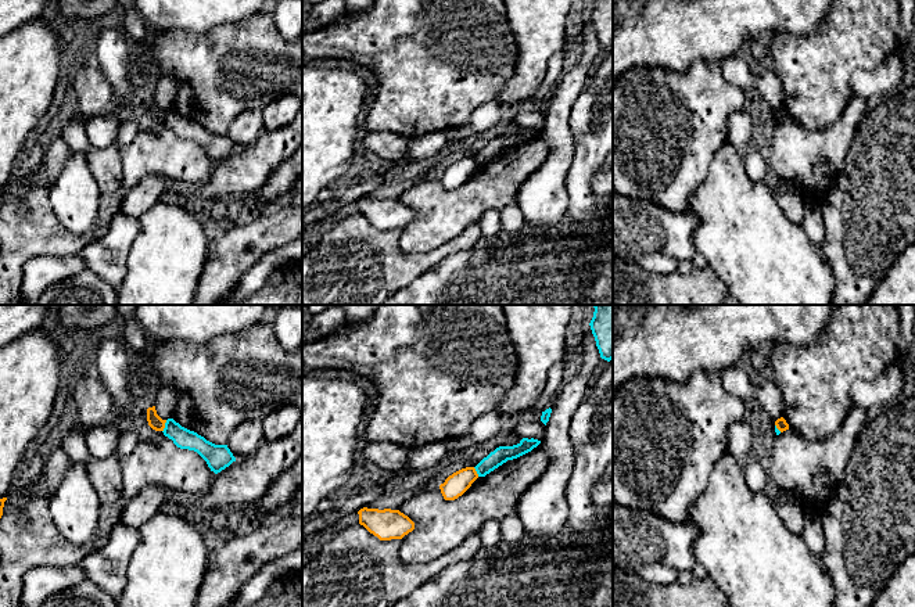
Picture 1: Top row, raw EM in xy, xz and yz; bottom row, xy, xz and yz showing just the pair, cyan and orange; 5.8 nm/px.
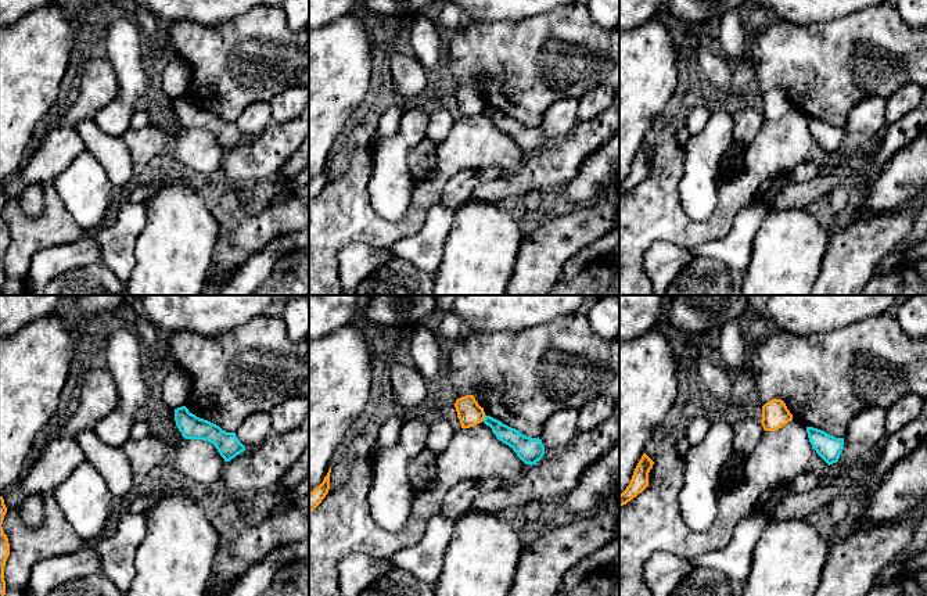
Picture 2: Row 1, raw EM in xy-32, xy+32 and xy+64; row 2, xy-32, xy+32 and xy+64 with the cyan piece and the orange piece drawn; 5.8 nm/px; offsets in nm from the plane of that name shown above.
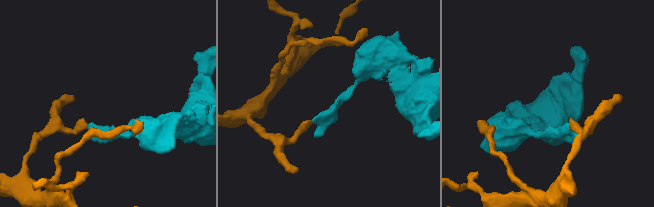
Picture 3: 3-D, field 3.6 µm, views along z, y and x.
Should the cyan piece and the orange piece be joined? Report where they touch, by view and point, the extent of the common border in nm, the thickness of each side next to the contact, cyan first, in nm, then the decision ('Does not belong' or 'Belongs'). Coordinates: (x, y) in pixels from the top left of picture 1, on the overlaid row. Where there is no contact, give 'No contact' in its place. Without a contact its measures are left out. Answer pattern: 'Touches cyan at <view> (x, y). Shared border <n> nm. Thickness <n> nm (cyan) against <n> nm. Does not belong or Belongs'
Touches cyan at xy (165, 426). Shared border 80 nm. Thickness 120 nm (cyan) against 80 nm. Does not belong

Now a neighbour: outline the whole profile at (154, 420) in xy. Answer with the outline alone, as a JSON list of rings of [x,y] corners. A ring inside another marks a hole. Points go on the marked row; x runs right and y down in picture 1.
[[[155,406],[147,409],[148,425],[155,431],[164,431],[166,420],[162,420],[155,410]]]

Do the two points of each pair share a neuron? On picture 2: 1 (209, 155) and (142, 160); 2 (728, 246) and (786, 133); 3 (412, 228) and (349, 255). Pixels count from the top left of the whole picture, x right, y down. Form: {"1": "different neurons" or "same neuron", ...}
{"1": "same neuron", "2": "different neurons", "3": "different neurons"}

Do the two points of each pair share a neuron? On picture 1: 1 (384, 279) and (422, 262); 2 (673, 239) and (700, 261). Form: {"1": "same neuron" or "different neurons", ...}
{"1": "same neuron", "2": "different neurons"}

